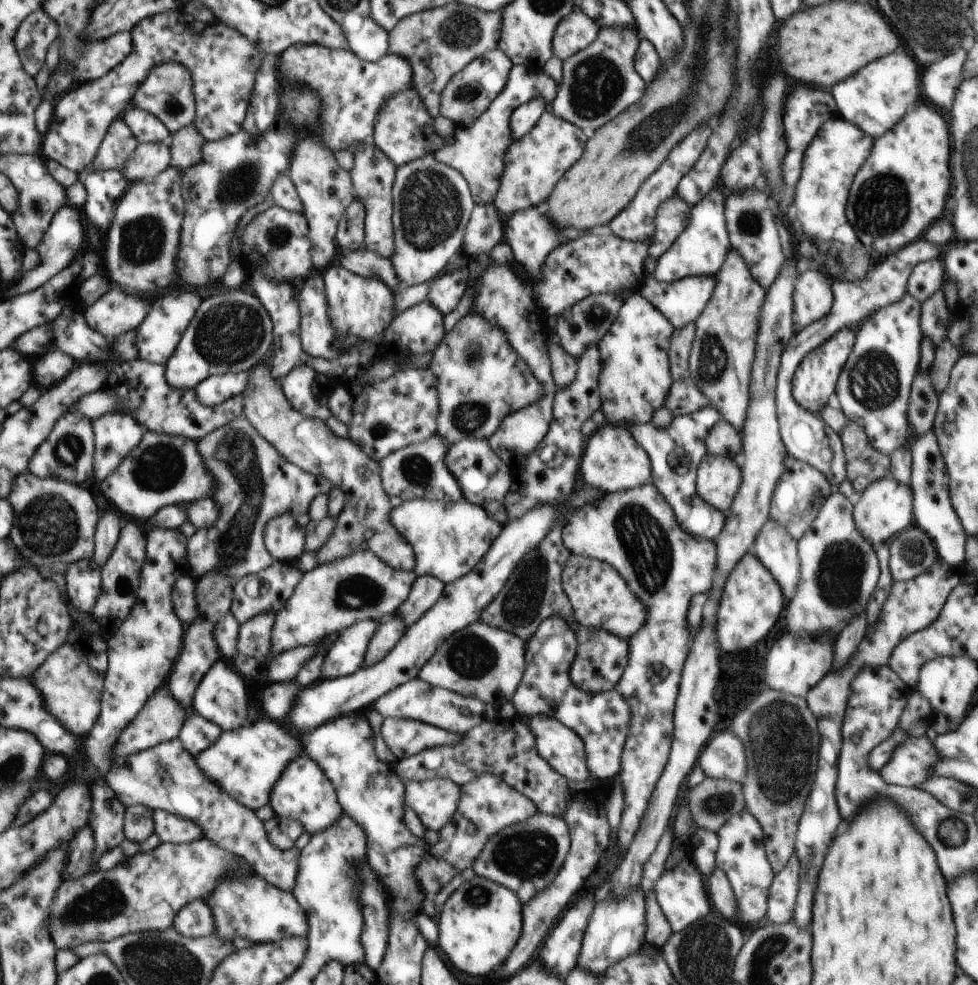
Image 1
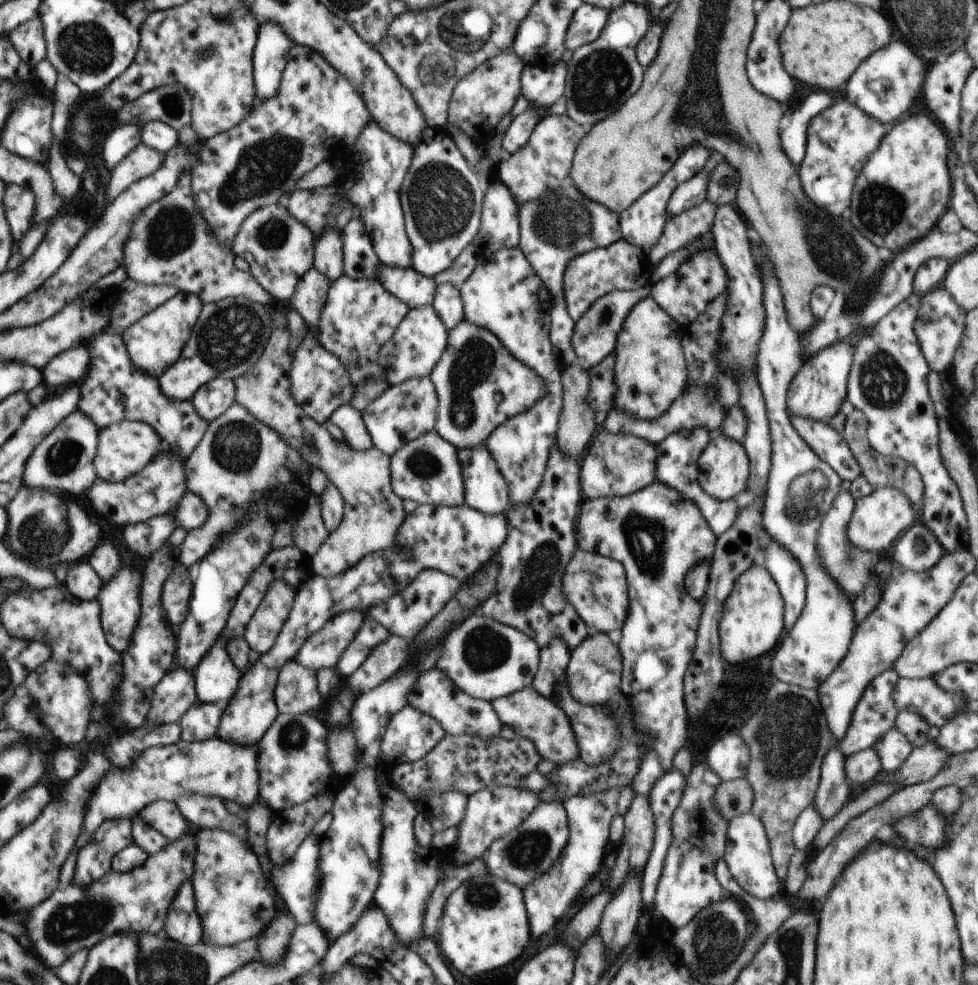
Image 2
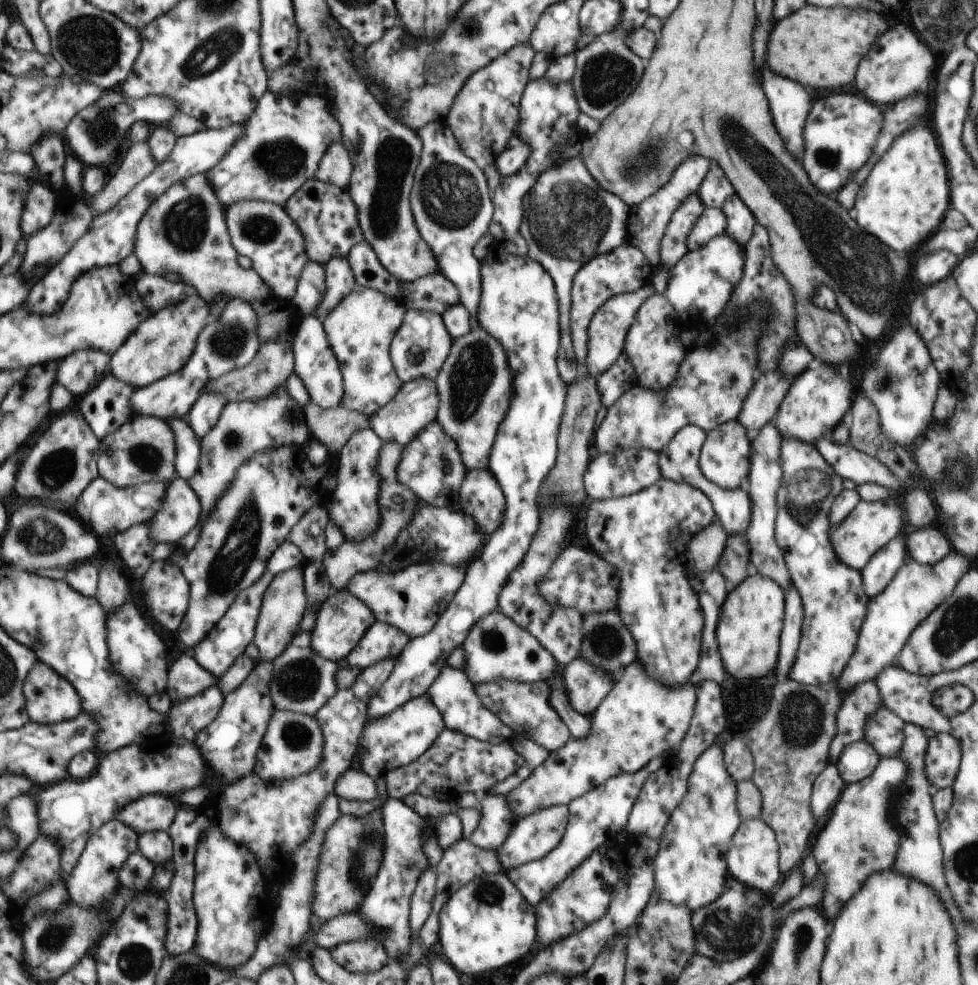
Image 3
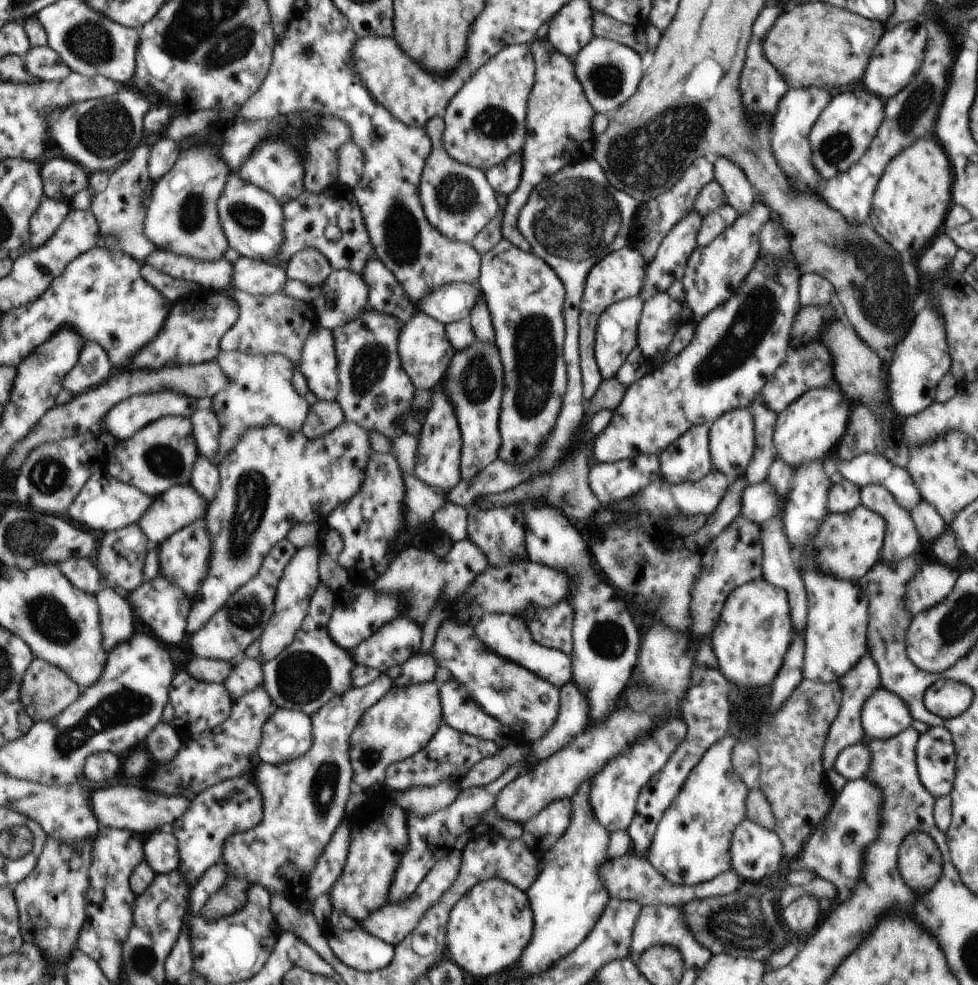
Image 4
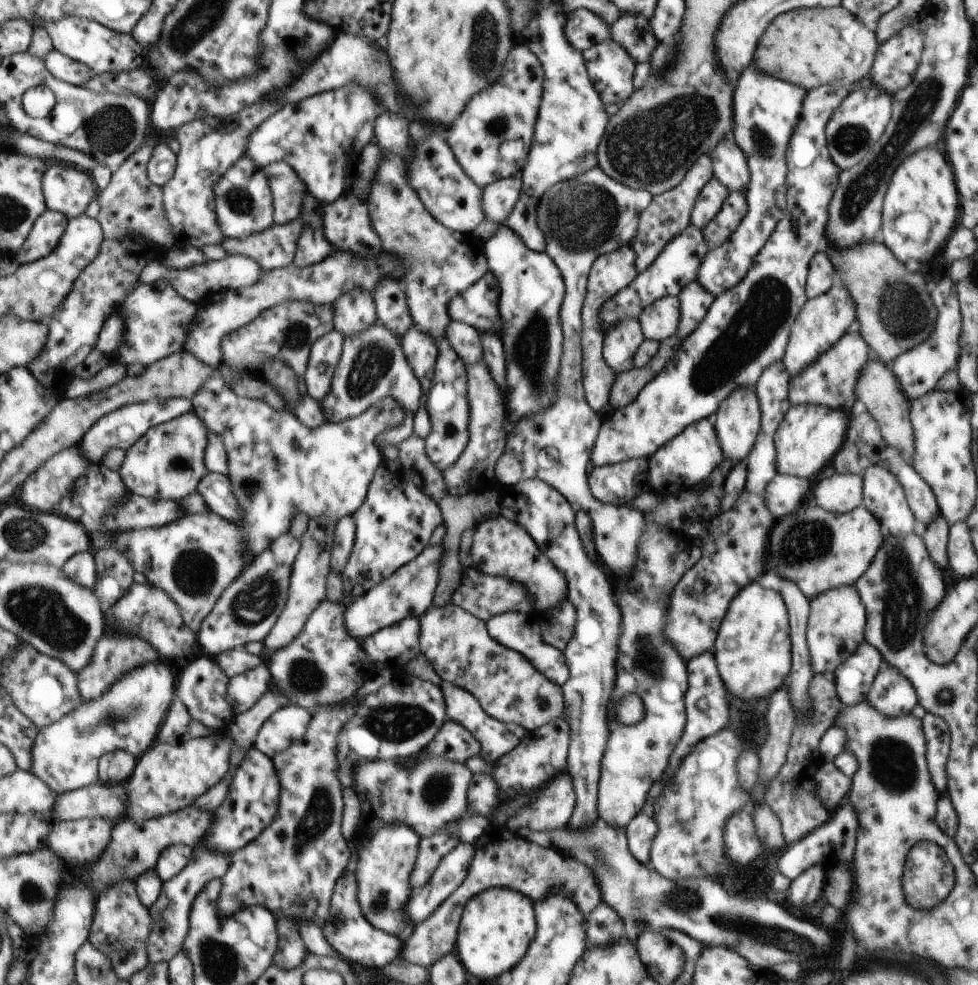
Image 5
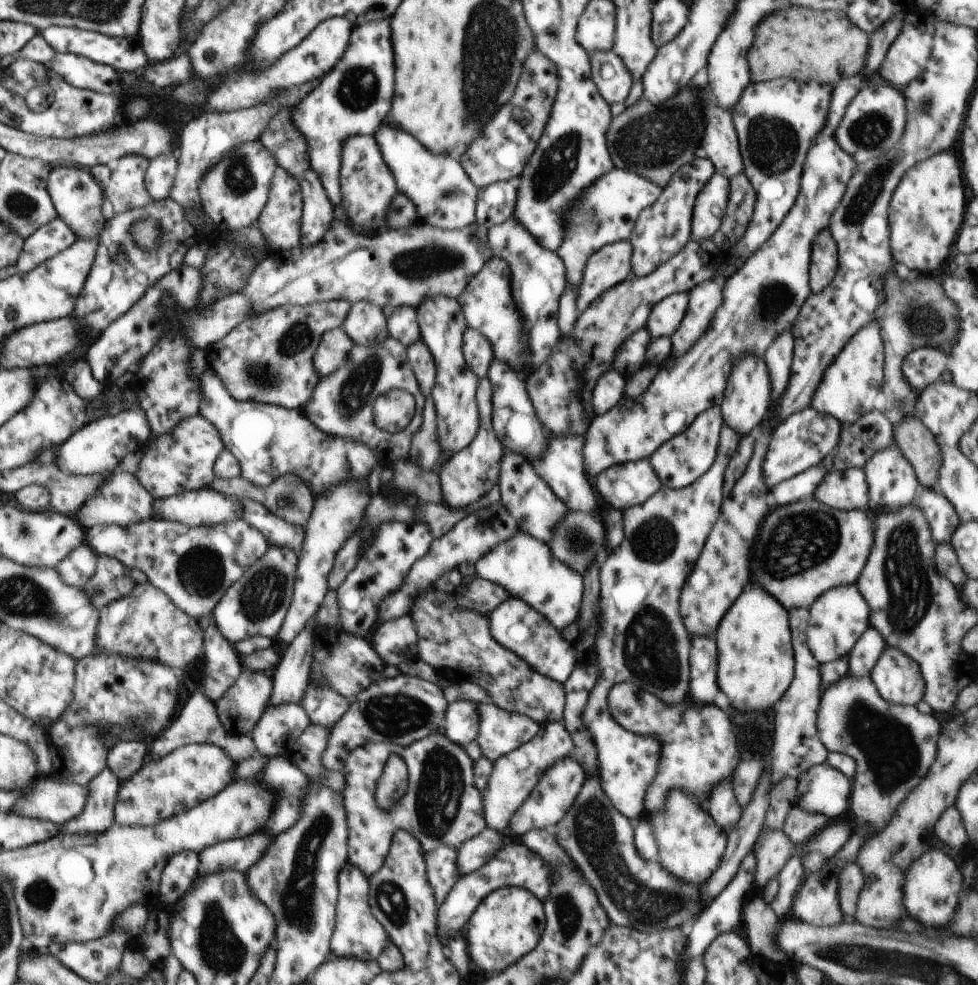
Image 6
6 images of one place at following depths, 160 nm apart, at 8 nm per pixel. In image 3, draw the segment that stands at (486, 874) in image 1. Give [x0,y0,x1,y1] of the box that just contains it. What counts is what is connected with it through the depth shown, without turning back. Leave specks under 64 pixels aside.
[496,805,569,873]

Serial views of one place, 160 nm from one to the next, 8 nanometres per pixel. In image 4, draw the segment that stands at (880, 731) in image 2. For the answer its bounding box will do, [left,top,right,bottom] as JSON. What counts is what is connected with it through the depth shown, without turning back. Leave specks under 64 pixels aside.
[823,653,881,771]

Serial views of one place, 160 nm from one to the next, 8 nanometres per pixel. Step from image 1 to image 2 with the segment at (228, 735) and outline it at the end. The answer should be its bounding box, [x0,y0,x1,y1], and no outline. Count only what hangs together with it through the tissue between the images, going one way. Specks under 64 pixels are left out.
[60,737,260,888]

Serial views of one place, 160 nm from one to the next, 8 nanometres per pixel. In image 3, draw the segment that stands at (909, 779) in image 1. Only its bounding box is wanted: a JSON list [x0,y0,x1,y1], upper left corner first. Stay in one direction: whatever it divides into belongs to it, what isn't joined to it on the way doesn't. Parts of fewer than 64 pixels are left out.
[865,707,905,758]

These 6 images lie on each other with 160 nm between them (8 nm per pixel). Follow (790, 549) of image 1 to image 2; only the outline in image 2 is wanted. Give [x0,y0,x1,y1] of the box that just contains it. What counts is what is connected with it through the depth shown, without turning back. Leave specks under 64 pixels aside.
[762,540,806,633]

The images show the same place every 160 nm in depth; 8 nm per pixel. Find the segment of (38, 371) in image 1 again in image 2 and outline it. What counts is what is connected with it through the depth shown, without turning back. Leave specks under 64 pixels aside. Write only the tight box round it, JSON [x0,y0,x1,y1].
[42,348,88,388]

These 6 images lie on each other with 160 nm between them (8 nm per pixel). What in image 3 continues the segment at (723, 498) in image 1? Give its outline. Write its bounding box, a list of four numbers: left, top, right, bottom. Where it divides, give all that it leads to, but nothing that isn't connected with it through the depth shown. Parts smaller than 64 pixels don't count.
[699,419,751,490]

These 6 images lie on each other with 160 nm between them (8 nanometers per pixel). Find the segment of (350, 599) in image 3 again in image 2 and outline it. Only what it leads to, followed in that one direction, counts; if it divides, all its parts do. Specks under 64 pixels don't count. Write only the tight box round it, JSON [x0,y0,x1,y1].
[294,609,366,671]

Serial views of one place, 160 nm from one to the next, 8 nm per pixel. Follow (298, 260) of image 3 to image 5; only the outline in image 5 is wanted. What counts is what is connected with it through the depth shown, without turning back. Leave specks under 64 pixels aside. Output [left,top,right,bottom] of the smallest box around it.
[213,154,274,238]

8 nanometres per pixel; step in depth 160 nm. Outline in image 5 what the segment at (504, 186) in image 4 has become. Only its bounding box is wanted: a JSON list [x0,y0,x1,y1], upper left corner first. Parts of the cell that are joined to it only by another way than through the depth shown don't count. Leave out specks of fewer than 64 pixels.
[481,173,523,224]

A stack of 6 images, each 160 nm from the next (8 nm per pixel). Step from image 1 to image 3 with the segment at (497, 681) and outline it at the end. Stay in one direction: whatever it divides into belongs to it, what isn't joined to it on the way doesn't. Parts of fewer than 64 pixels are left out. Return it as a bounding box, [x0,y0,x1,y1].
[462,610,562,688]

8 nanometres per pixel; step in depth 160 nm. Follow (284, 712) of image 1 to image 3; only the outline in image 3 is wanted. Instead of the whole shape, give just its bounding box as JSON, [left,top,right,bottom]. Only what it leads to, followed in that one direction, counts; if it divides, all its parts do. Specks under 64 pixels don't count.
[270,631,343,716]

